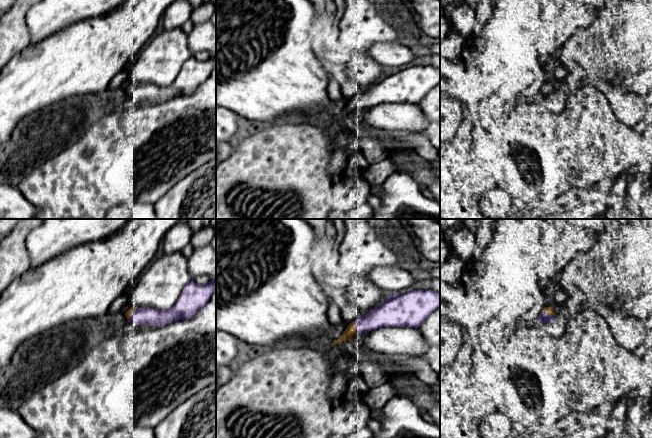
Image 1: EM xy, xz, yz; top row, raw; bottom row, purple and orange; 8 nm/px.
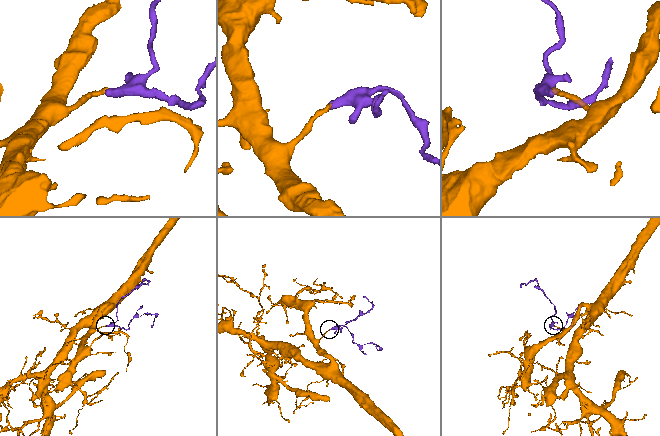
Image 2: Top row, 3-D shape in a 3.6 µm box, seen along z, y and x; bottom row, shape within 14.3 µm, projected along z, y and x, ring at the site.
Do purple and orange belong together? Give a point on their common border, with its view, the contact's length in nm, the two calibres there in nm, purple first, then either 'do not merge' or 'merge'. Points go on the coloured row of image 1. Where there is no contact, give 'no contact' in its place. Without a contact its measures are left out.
yz (549, 315) | 120 nm | 90/60 nm | merge

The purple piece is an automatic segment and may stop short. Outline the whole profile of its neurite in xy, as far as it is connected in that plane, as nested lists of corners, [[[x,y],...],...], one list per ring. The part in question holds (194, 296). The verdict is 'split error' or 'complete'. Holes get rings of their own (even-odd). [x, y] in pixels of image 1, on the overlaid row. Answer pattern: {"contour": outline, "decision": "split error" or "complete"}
{"contour": [[[216,279],[206,284],[194,280],[185,285],[175,305],[168,310],[131,307],[125,316],[128,322],[136,325],[161,327],[169,323],[194,317],[209,301]]], "decision": "split error"}

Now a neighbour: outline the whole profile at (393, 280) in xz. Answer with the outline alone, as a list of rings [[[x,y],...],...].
[[[400,266],[375,267],[369,272],[370,279],[388,295],[407,291],[416,285],[411,273]]]

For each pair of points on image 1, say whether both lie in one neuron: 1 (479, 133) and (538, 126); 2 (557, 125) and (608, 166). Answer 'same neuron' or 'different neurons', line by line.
1: different neurons
2: same neuron

